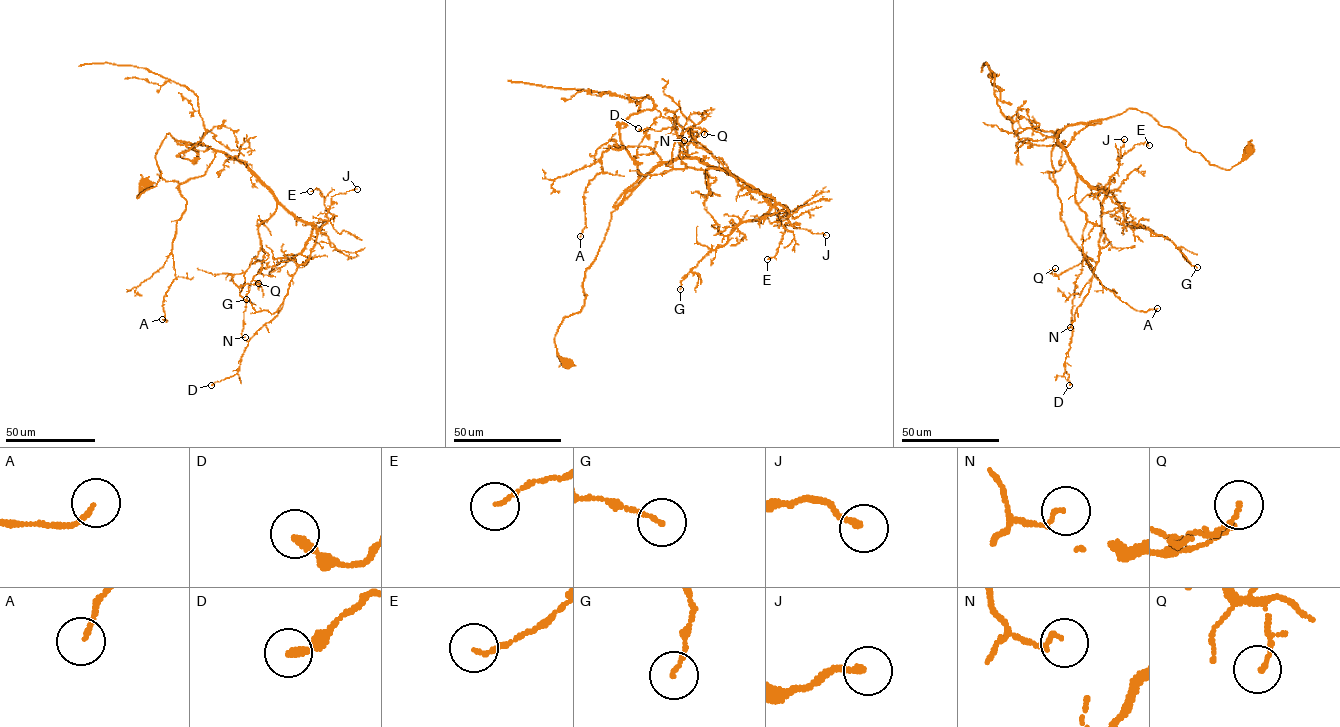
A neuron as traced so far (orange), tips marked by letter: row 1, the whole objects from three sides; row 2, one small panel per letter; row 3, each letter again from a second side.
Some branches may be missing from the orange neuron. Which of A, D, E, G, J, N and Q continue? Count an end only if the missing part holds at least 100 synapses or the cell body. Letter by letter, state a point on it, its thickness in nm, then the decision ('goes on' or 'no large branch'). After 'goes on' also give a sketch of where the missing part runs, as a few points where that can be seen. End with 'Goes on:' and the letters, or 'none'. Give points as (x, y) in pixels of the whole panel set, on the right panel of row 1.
A: (1157, 308) | 130 nm | no large branch
D: (1069, 385) | 260 nm | no large branch
E: (1149, 145) | 110 nm | no large branch
G: (1197, 267) | 120 nm | no large branch
J: (1124, 139) | 190 nm | no large branch
N: (1070, 327) | 120 nm | no large branch
Q: (1055, 268) | 120 nm | no large branch
Goes on: none

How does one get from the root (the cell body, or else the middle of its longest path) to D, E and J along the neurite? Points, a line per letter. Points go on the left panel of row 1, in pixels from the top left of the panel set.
D: (147, 185), (137, 198), (159, 180), (169, 133), (239, 160), (316, 229), (281, 310), (238, 372), (211, 385)
E: (147, 185), (137, 198), (159, 180), (169, 133), (239, 160), (319, 231), (328, 210), (310, 191)
J: (147, 185), (137, 198), (159, 180), (155, 155), (169, 133), (239, 160), (318, 231), (332, 196), (357, 189)

